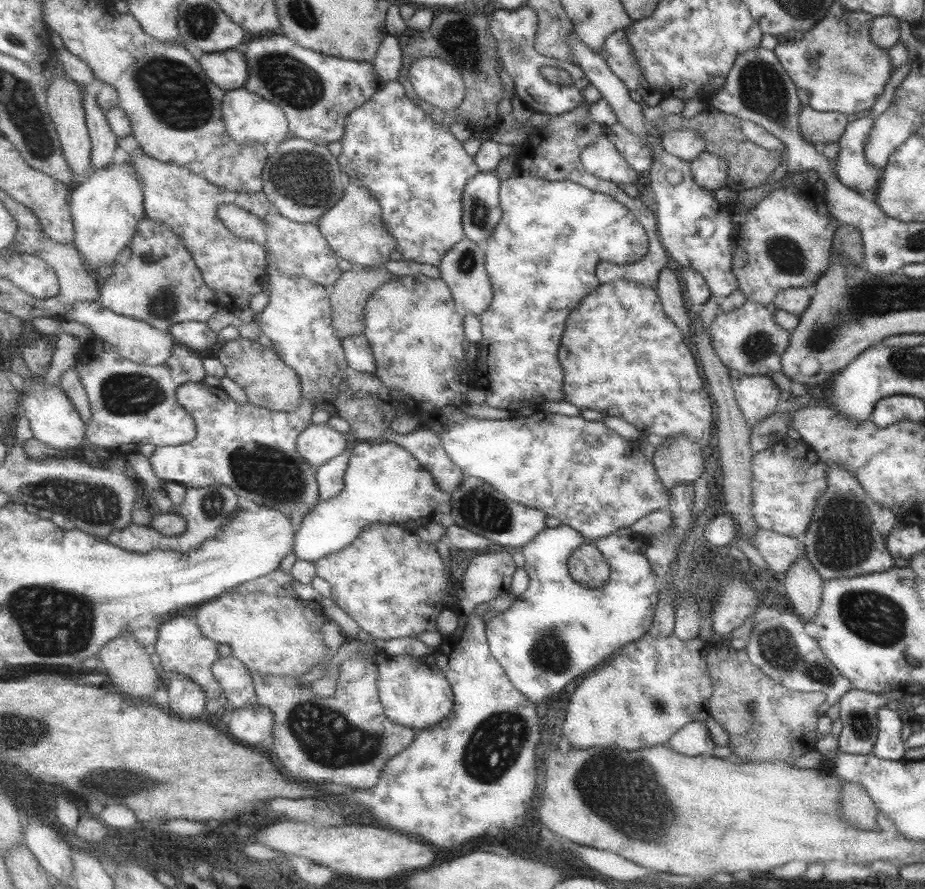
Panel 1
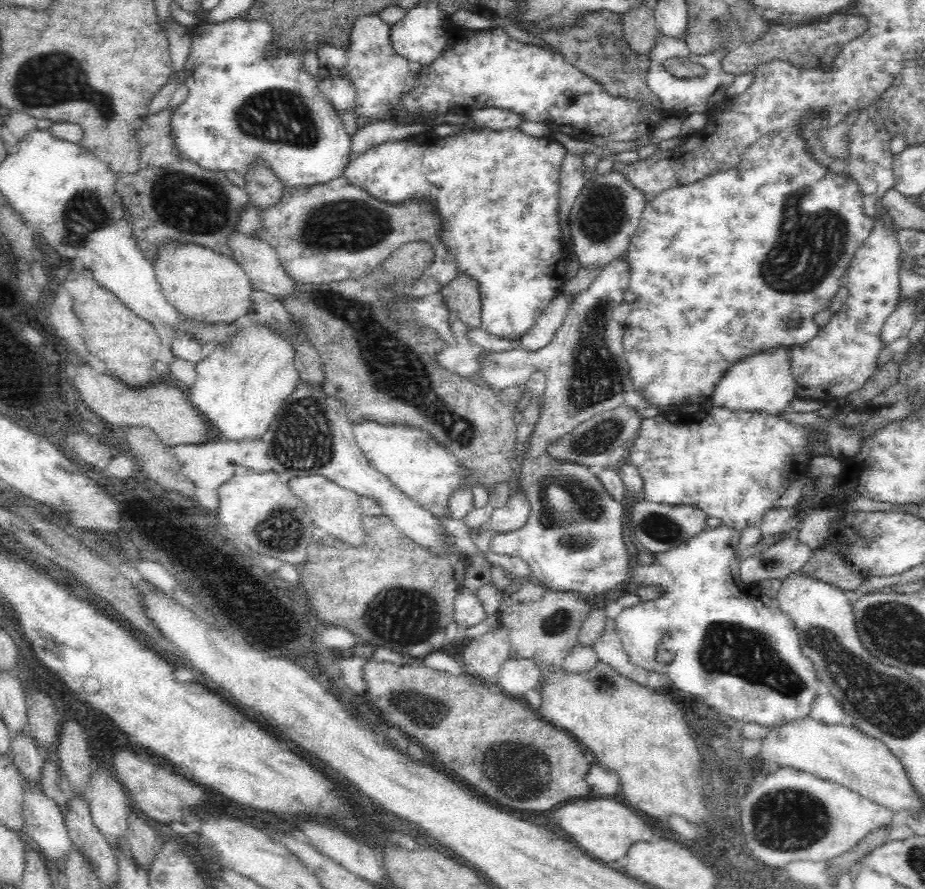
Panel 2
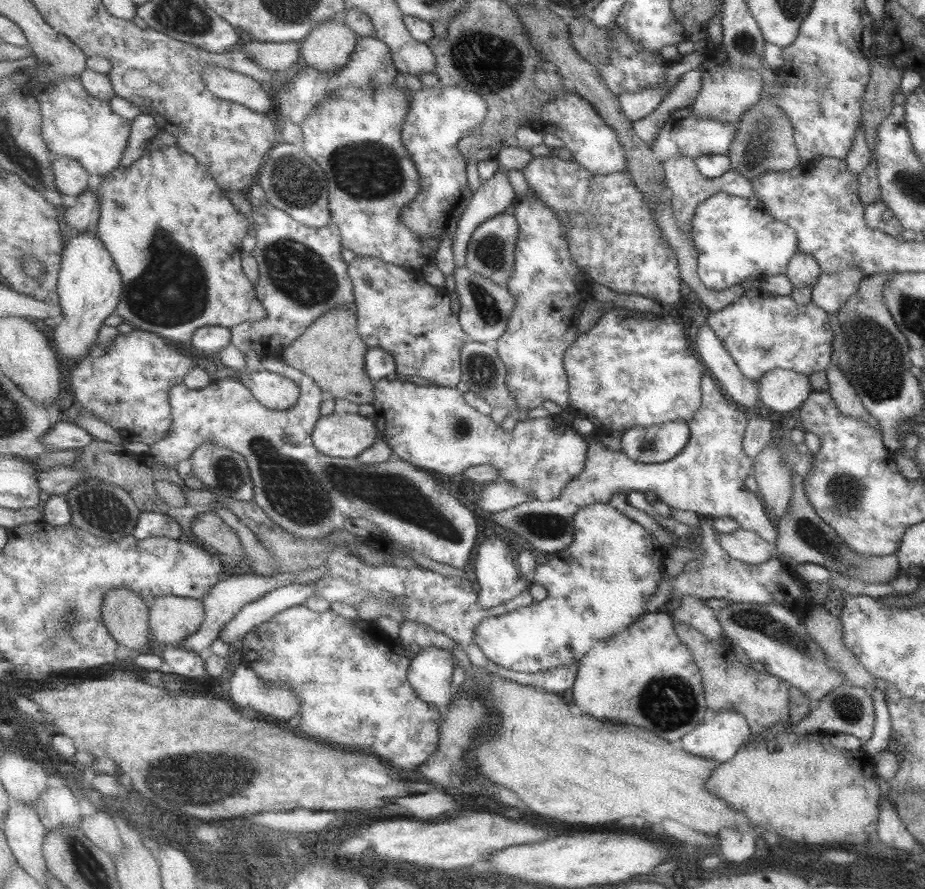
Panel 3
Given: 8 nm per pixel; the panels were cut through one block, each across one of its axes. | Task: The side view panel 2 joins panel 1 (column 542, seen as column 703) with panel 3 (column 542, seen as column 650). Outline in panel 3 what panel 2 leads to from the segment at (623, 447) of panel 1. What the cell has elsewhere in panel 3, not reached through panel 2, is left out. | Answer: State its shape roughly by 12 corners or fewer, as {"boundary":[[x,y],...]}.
{"boundary":[[375,380],[395,458],[559,500],[591,442],[561,416],[509,432],[461,390]]}

